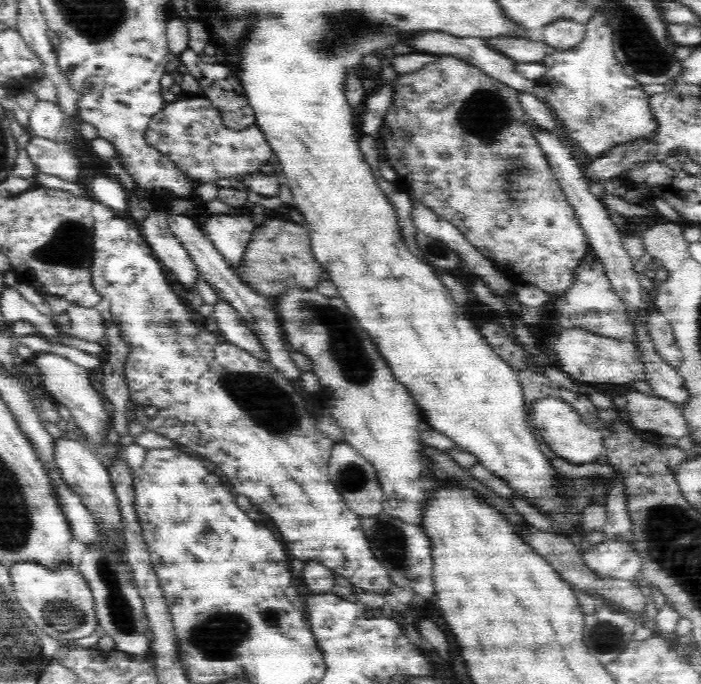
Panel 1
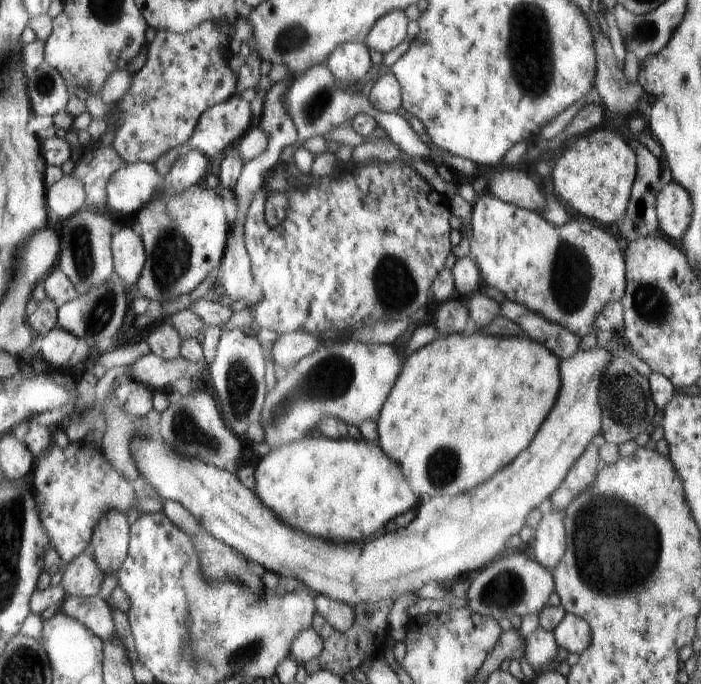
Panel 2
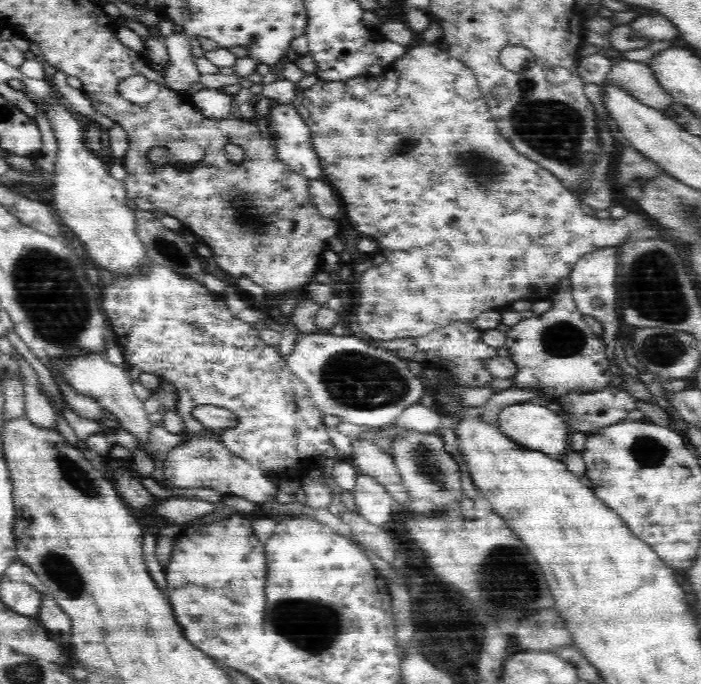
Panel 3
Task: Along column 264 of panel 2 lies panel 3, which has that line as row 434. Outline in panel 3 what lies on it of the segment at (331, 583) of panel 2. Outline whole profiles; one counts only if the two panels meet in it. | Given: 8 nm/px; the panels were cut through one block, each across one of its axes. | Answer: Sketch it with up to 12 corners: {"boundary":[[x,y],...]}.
{"boundary":[[541,402],[503,407],[495,426],[526,449],[566,457],[569,432]]}

